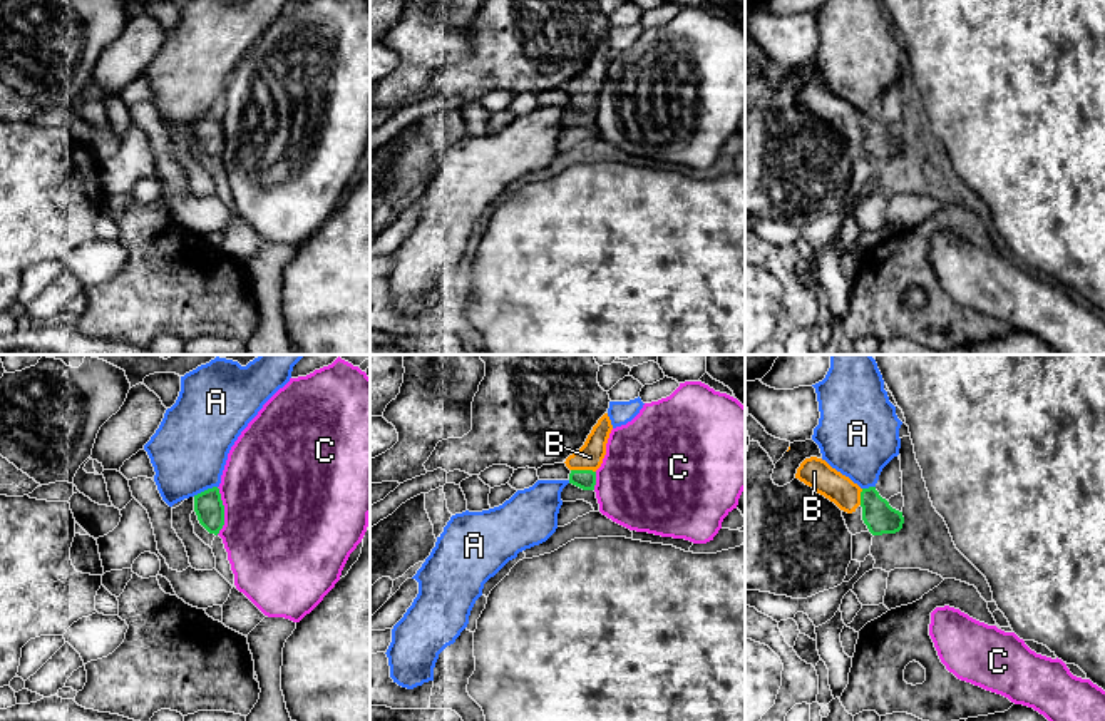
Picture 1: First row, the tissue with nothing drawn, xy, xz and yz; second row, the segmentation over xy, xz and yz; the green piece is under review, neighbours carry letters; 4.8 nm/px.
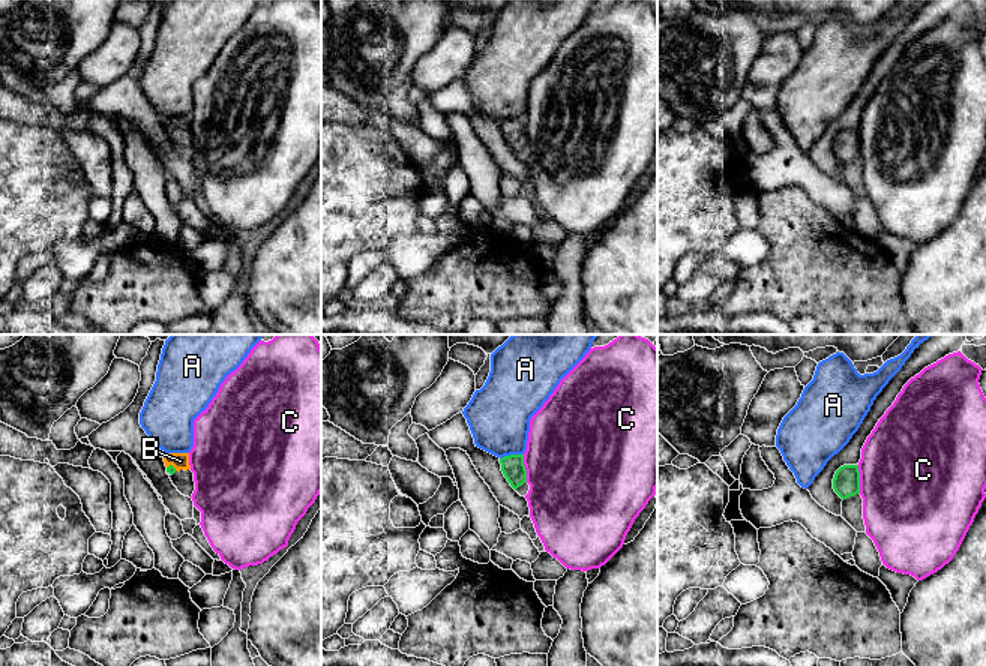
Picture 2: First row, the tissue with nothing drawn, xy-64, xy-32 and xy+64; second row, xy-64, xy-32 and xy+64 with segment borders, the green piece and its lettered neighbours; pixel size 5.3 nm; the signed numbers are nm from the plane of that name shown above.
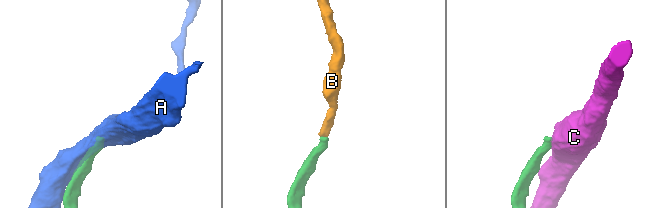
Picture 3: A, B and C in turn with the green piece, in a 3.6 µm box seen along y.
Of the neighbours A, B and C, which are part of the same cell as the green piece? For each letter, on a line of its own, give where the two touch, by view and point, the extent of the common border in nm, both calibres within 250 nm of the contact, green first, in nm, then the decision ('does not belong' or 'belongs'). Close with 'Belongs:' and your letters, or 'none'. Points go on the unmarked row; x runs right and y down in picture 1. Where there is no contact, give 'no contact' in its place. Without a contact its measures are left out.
A: contact xy (205, 116); length 130 nm; calibres 140 and 360 nm; does not belong
B: contact xz (583, 96); length 120 nm; calibres 100 and 130 nm; belongs
C: contact xy (223, 136); length 240 nm; calibres 140 and 500 nm; does not belong
Belongs: B

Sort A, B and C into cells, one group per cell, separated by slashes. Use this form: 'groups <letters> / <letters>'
groups A / B / C

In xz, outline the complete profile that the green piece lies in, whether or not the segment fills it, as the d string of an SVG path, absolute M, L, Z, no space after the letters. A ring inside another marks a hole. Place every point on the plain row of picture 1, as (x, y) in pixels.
M604 38L593 52L584 70L566 84L566 92L571 95L569 109L594 115L596 95L601 92L606 80L606 69L613 55L608 38Z

